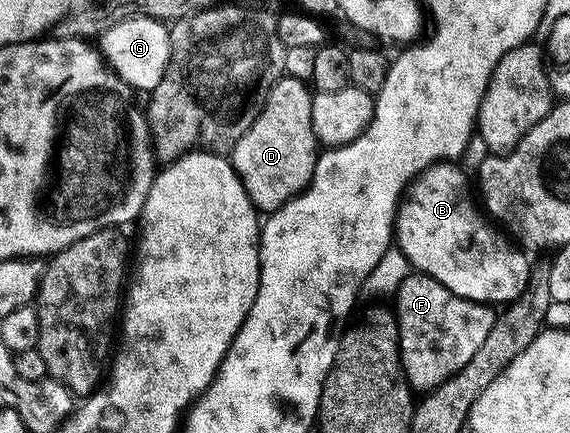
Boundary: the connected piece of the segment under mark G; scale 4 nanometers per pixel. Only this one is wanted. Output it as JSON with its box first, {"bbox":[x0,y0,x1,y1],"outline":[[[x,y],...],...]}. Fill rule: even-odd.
{"bbox":[98,16,171,91],"outline":[[[126,16],[109,27],[103,36],[98,38],[98,48],[101,50],[108,66],[122,78],[132,90],[150,91],[161,83],[171,58],[171,31],[164,22],[152,17]]]}

